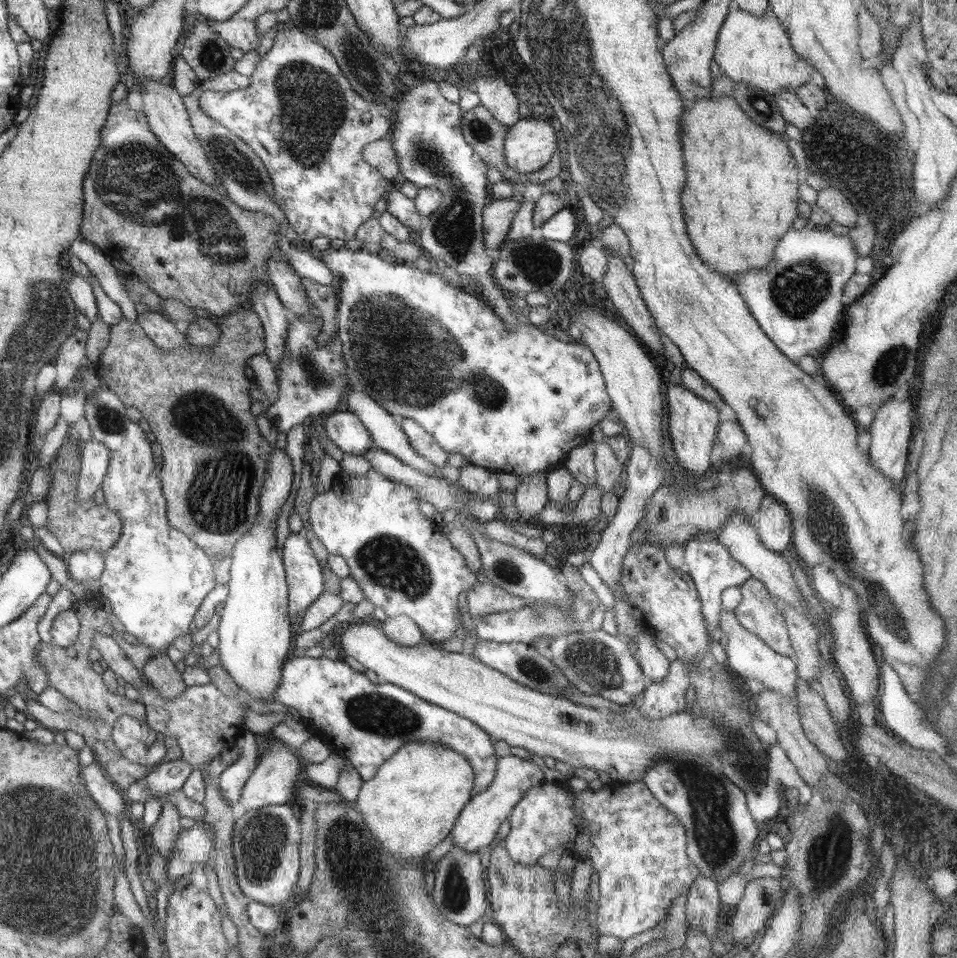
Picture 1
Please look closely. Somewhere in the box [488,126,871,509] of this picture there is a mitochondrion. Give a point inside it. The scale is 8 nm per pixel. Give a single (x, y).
(799, 288)

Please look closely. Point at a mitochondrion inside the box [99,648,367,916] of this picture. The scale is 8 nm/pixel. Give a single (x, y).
(261, 842)

